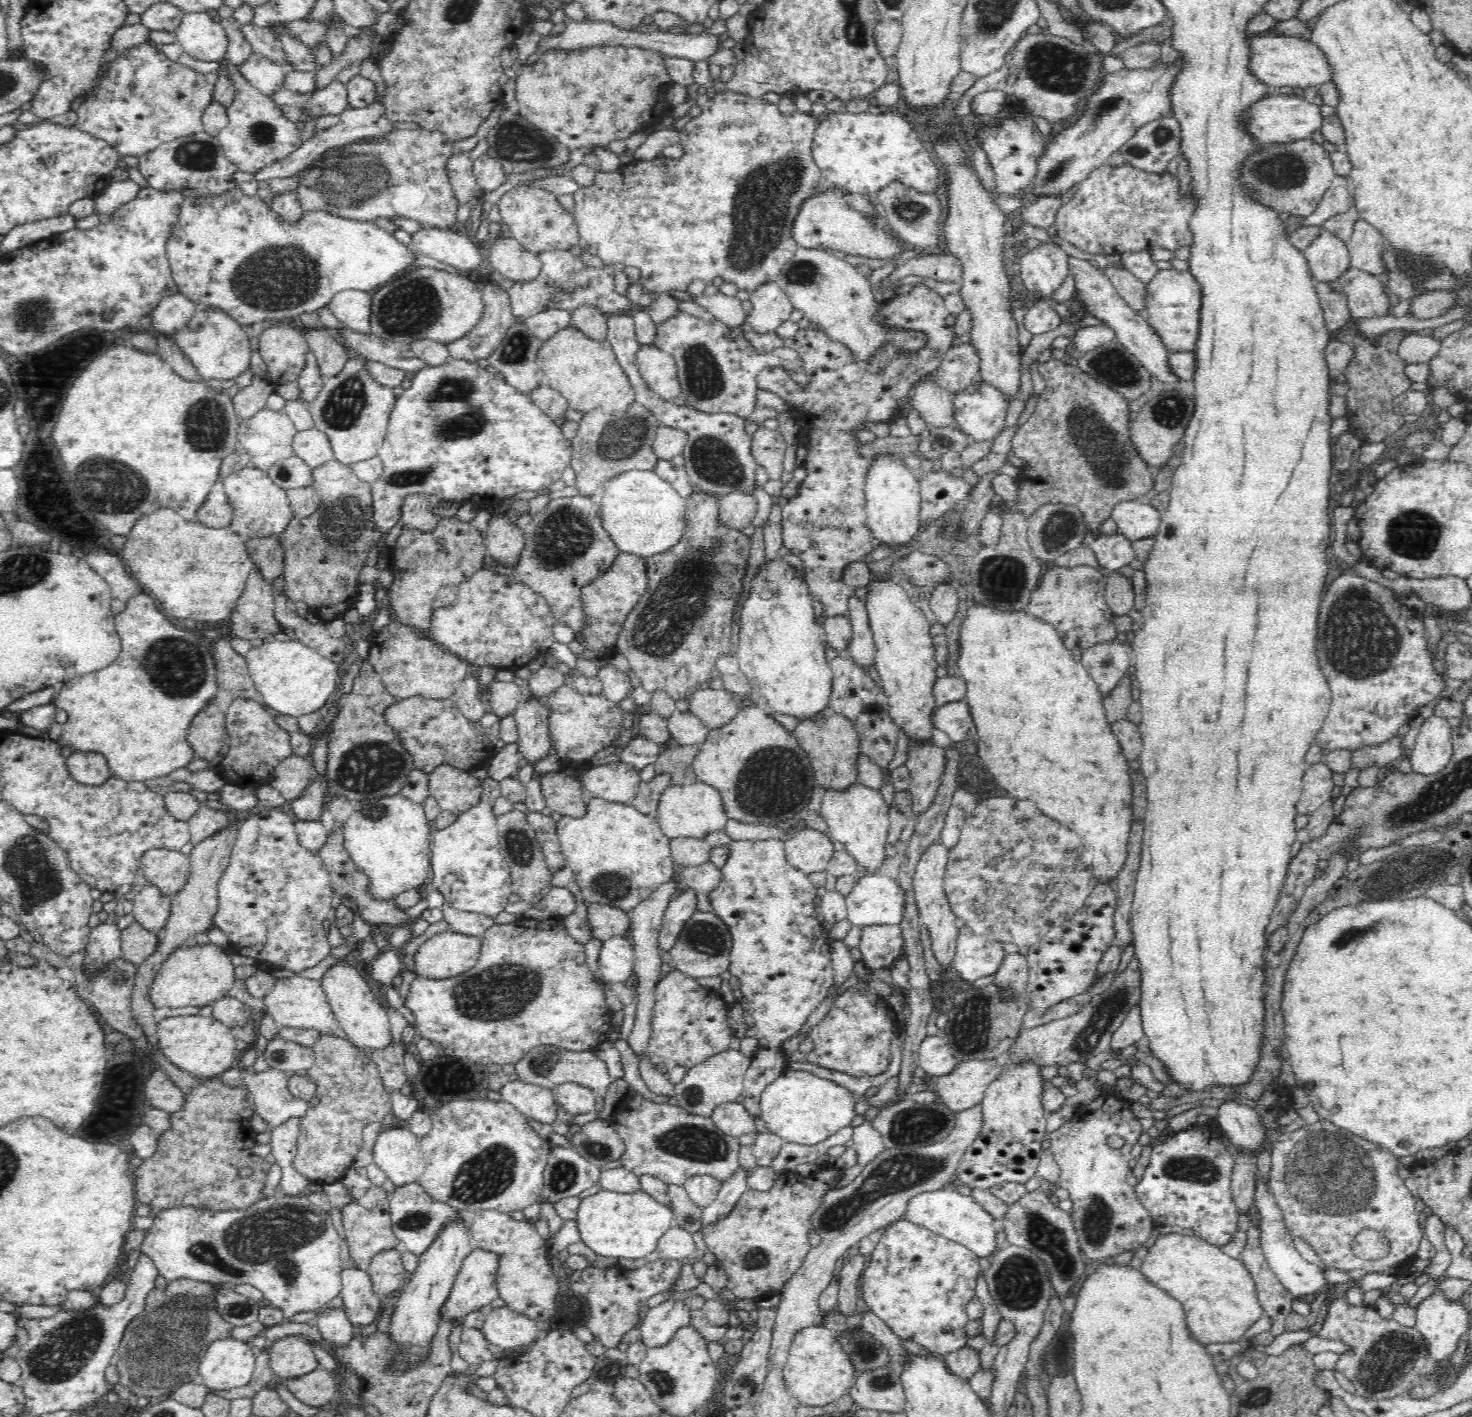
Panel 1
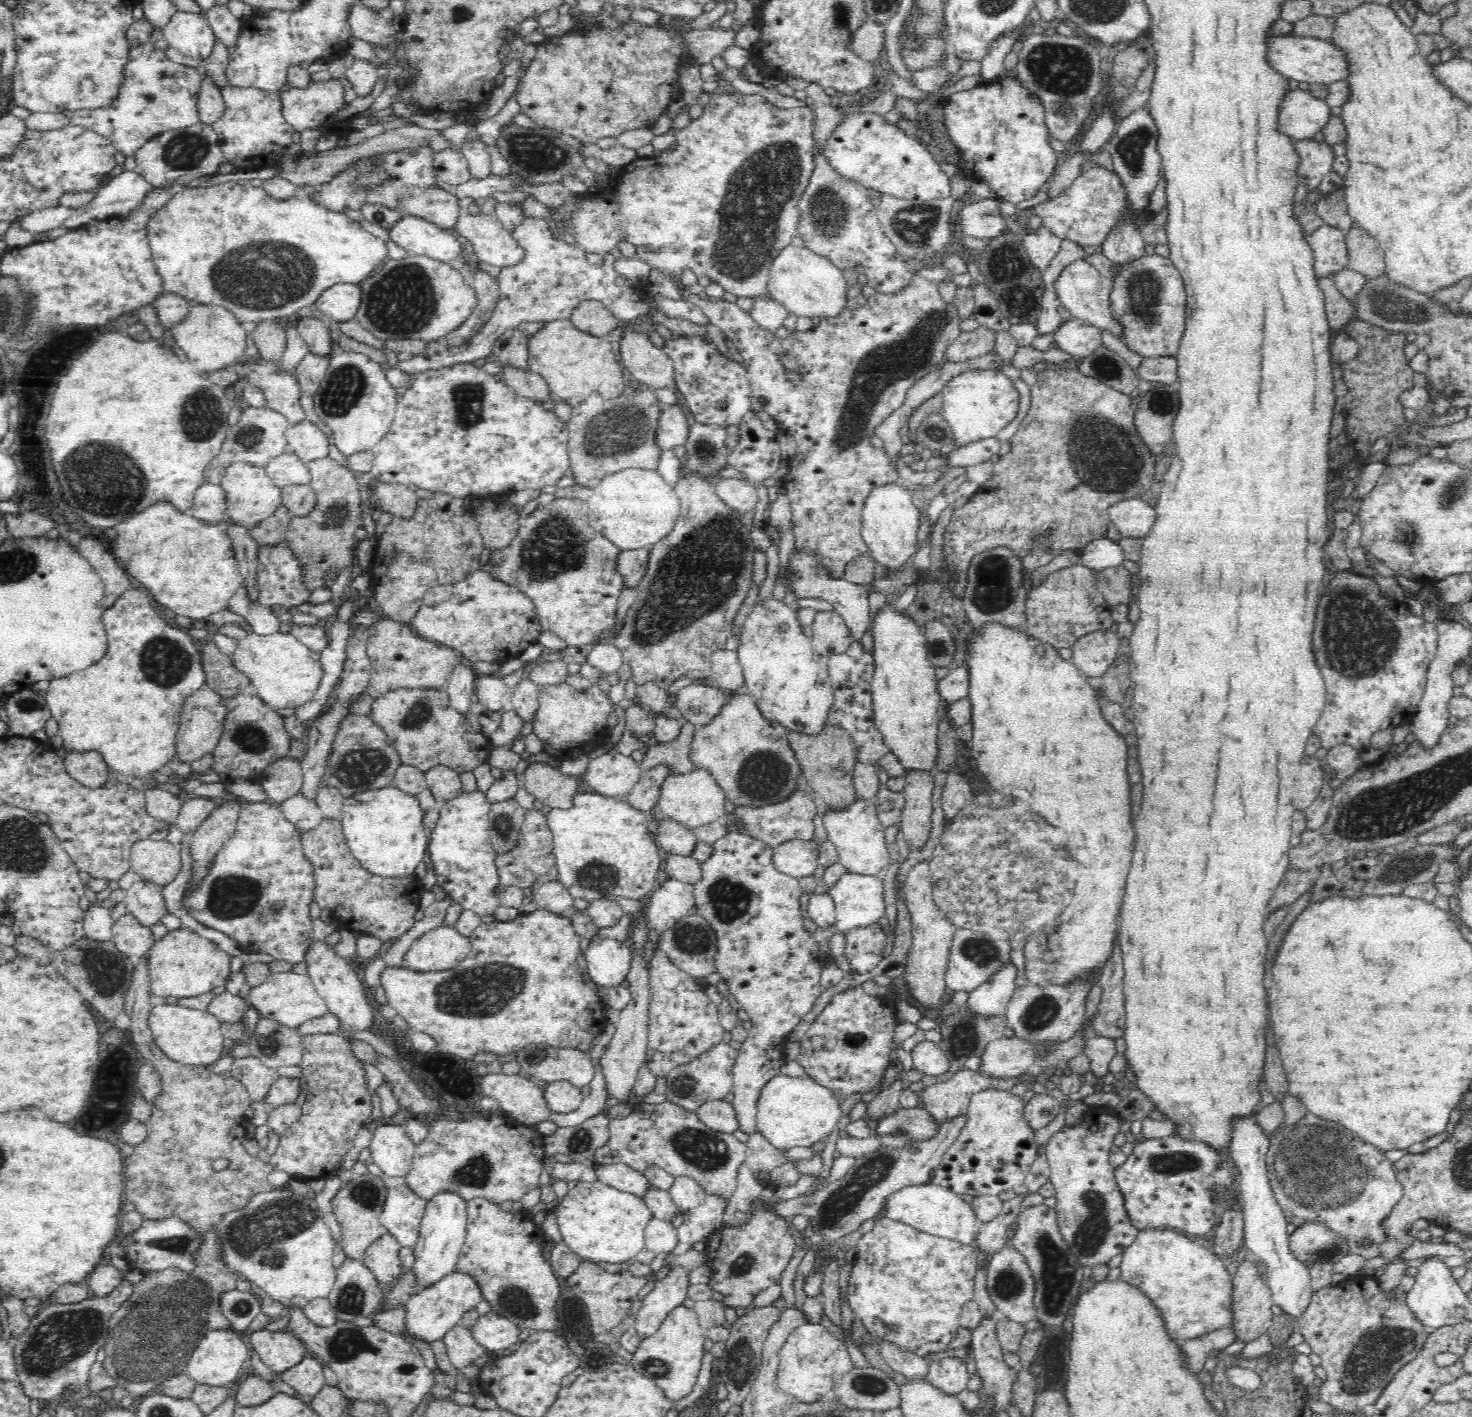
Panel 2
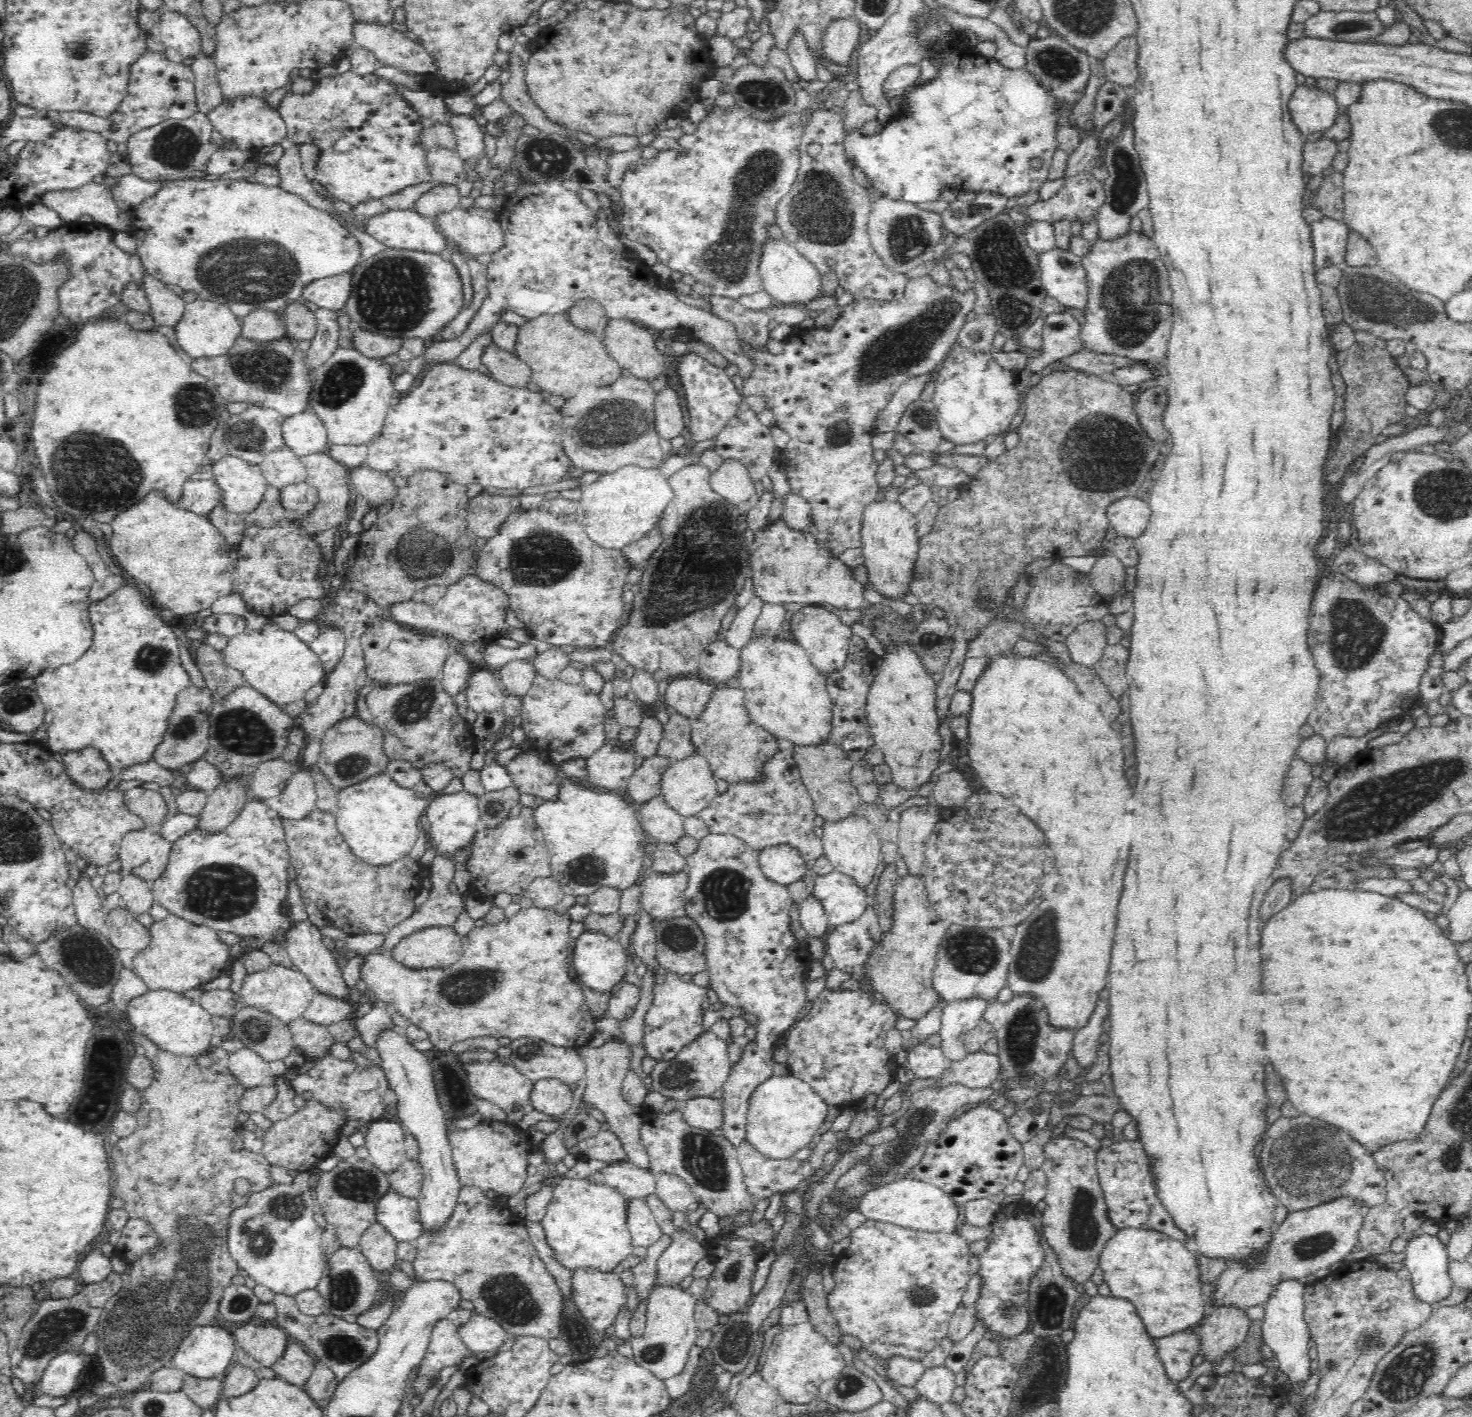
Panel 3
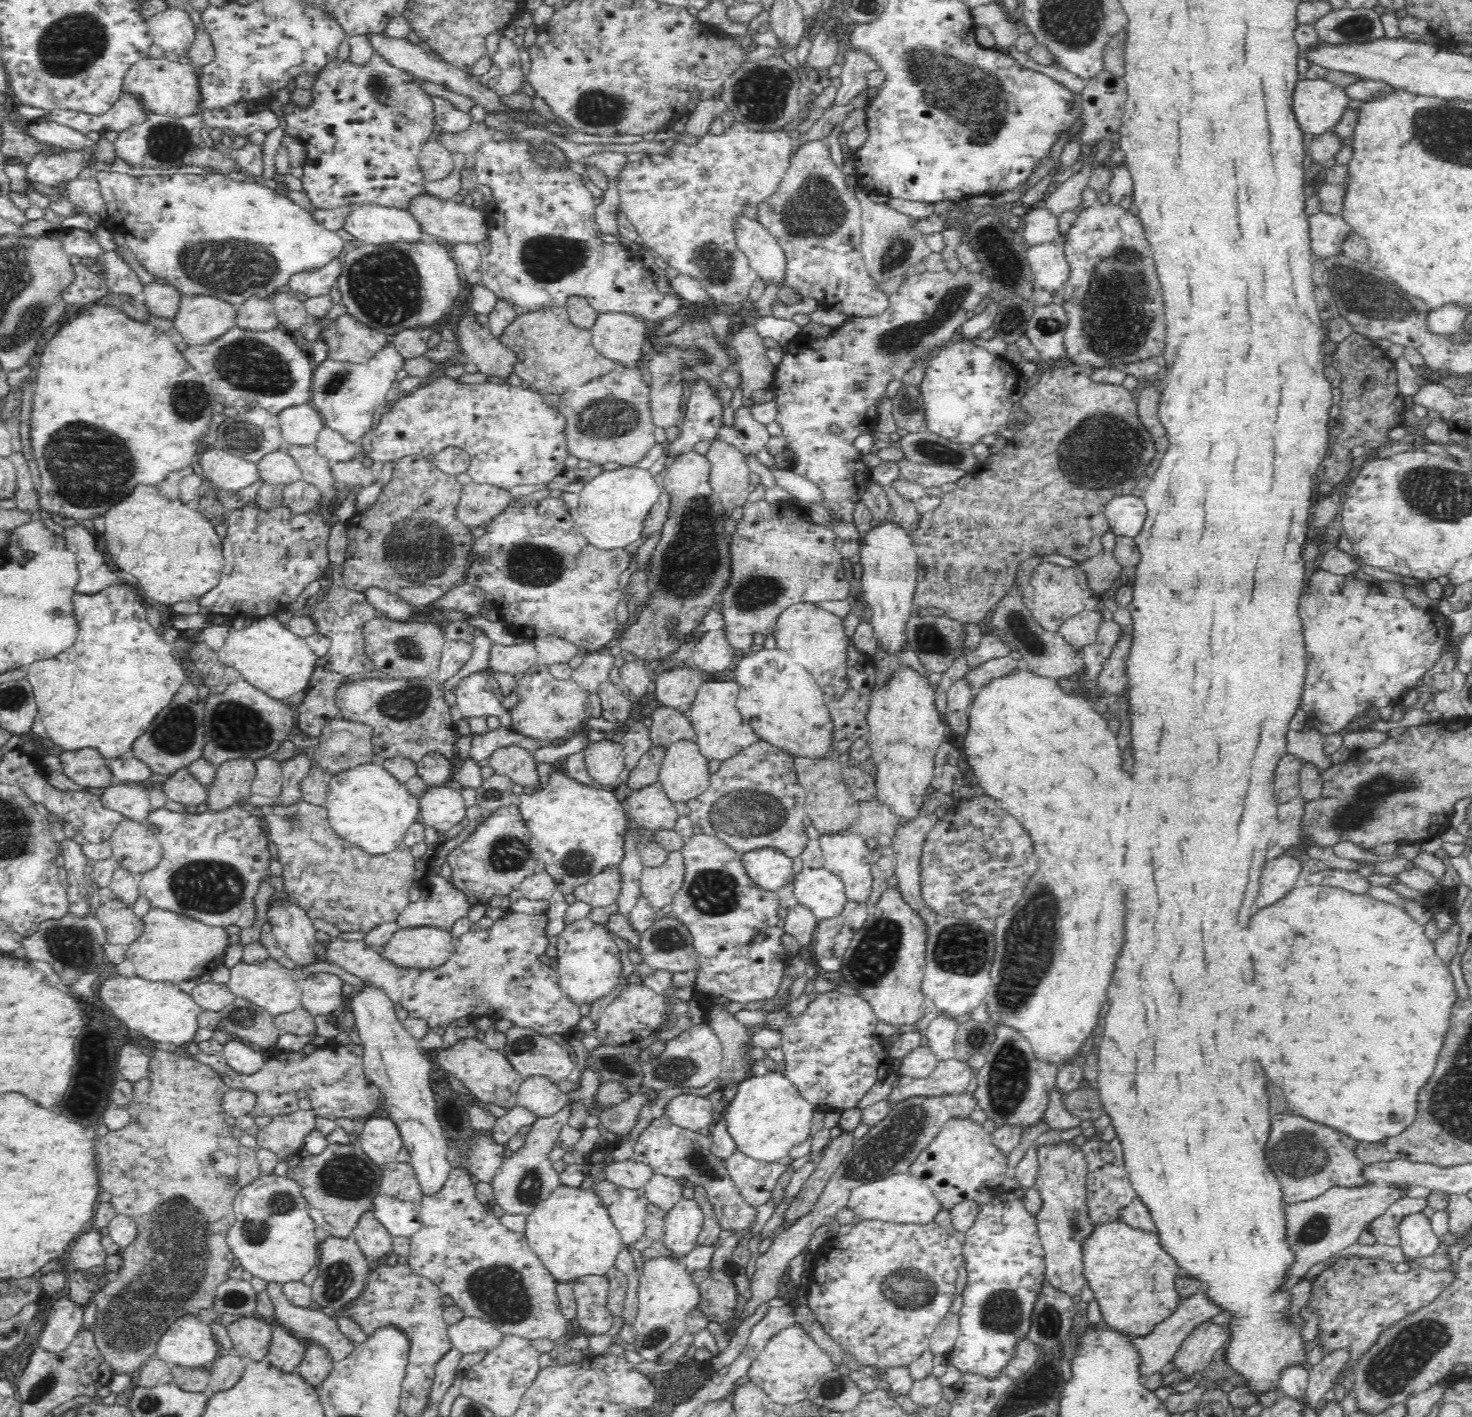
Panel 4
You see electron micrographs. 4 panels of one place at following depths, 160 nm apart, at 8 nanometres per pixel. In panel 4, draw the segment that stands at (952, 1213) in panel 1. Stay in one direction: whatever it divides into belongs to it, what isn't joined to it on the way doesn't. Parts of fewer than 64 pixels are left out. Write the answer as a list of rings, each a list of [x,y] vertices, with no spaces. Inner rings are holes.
[[[909,1171],[886,1176],[882,1180],[872,1180],[853,1188],[846,1207],[862,1220],[880,1219],[898,1224],[930,1224],[942,1210],[928,1187]]]

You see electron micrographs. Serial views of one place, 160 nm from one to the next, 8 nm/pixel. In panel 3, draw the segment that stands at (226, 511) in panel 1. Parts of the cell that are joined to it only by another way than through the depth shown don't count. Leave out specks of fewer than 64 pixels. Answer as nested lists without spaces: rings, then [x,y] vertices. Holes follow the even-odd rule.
[[[188,478],[182,483],[178,502],[182,508],[206,516],[214,505],[221,502],[221,498],[222,492],[213,479],[193,480]]]

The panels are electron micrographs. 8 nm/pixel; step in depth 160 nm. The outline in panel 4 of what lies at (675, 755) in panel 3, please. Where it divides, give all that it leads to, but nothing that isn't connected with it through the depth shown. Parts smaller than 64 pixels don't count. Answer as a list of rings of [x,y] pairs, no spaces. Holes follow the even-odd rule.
[[[660,705],[647,715],[652,720],[648,735],[653,746],[666,748],[682,738],[695,741],[696,732],[688,714],[681,713],[670,706]]]

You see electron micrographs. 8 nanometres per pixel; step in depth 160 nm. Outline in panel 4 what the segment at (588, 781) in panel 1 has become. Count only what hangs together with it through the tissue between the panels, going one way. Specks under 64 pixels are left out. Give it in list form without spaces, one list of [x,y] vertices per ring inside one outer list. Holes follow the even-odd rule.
[[[610,739],[598,740],[590,743],[584,751],[588,774],[604,786],[621,789],[618,777],[624,769],[621,744]]]

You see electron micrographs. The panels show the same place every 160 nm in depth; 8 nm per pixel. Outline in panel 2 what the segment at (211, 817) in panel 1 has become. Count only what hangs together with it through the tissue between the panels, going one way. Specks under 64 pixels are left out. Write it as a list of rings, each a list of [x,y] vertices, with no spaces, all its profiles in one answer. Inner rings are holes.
[[[190,798],[190,800],[182,801],[182,808],[180,808],[180,814],[174,824],[178,828],[189,836],[194,832],[201,822],[209,817],[212,810],[216,808],[217,804],[220,803],[219,798]]]

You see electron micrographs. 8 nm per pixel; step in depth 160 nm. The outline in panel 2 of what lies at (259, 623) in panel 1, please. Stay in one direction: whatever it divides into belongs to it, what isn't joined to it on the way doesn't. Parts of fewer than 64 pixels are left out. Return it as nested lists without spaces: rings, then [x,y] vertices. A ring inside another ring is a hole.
[[[226,518],[220,522],[221,526],[224,526],[225,533],[231,540],[233,548],[233,557],[237,560],[237,565],[243,582],[248,591],[250,591],[250,597],[257,600],[257,590],[253,586],[253,582],[256,580],[255,572],[257,571],[257,546],[256,539],[252,537],[248,528],[236,521]]]

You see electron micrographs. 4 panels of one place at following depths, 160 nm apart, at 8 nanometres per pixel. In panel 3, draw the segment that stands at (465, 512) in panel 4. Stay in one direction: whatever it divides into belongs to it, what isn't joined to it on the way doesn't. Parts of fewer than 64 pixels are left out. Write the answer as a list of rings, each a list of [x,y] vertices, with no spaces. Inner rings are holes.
[[[482,491],[467,502],[466,524],[475,532],[476,537],[486,539],[494,536],[502,521],[516,510],[520,510],[517,496],[487,494]]]

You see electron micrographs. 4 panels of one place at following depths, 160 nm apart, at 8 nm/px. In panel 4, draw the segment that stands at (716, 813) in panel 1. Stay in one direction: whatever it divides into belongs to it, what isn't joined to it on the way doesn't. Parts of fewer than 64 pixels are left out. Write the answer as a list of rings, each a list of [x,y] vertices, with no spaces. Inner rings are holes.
[[[676,740],[665,748],[659,781],[666,795],[676,802],[688,802],[700,796],[709,783],[708,760],[692,740]]]

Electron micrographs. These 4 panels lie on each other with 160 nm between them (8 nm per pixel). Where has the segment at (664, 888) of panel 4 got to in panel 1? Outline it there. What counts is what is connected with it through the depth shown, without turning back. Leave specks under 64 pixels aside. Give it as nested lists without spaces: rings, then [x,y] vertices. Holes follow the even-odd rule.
[[[686,888],[670,897],[660,923],[660,950],[668,952],[676,944],[678,932],[696,912],[696,903],[696,892],[693,888]]]

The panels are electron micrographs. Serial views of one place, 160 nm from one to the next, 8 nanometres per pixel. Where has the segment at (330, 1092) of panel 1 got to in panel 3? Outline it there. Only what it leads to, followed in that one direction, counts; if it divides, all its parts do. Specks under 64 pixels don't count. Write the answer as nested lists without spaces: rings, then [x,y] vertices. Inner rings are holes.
[[[302,1016],[286,1022],[285,1026],[294,1044],[302,1049],[307,1059],[316,1060],[328,1055],[327,1048],[334,1041],[334,1036],[326,1025],[312,1022]],[[313,1097],[304,1106],[297,1106],[297,1113],[272,1122],[264,1132],[261,1156],[271,1166],[288,1168],[288,1170],[306,1170],[322,1160],[326,1152],[332,1148],[332,1138],[335,1132],[346,1124],[347,1118],[341,1110],[326,1108]]]

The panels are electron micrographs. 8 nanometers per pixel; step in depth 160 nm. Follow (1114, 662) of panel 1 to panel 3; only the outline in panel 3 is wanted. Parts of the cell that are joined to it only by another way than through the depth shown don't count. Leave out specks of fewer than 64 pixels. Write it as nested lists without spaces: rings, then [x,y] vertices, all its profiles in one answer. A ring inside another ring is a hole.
[[[1089,620],[1077,624],[1064,640],[1068,645],[1072,661],[1093,667],[1096,661],[1101,659],[1107,647],[1106,631],[1105,620]]]

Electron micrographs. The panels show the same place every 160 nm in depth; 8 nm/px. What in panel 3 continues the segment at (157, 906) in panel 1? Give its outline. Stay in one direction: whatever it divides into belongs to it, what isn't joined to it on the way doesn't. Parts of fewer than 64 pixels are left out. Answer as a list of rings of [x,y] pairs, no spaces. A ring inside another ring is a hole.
[[[132,873],[124,874],[117,890],[123,907],[133,916],[148,912],[154,902],[149,893],[149,883]]]

